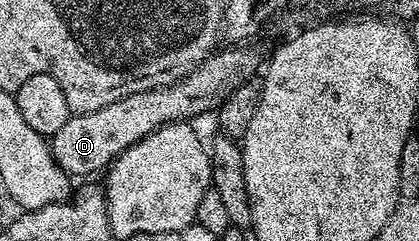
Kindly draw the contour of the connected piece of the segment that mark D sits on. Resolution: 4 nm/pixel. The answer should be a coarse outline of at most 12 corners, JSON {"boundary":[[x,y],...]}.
{"boundary":[[217,50],[185,79],[73,114],[50,137],[70,177],[96,177],[167,123],[215,112],[257,74]]}

